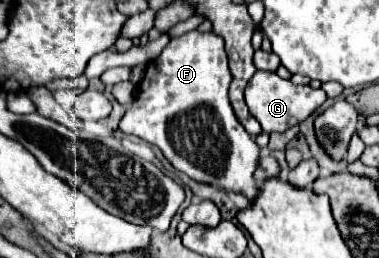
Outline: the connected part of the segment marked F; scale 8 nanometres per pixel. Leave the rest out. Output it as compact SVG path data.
M191 31L183 37L171 39L163 53L147 65L145 79L137 87L137 95L121 119L121 131L135 135L151 145L157 145L165 159L181 173L189 175L197 183L217 185L225 193L241 193L251 203L259 195L259 185L255 183L255 169L259 165L259 147L253 137L237 121L227 91L231 83L231 73L227 67L227 53L223 49L223 39L215 33Z

